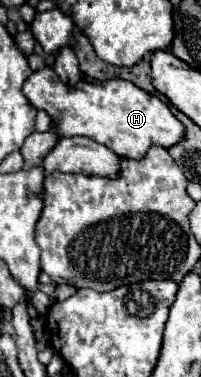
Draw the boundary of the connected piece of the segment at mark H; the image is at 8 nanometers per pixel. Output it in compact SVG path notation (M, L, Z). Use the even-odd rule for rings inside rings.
M47 66L25 80L23 94L37 110L45 110L51 116L57 138L87 136L123 158L143 158L153 144L169 148L177 144L185 132L183 124L171 114L167 104L127 80L79 80L77 84L65 84L57 78L53 68Z

